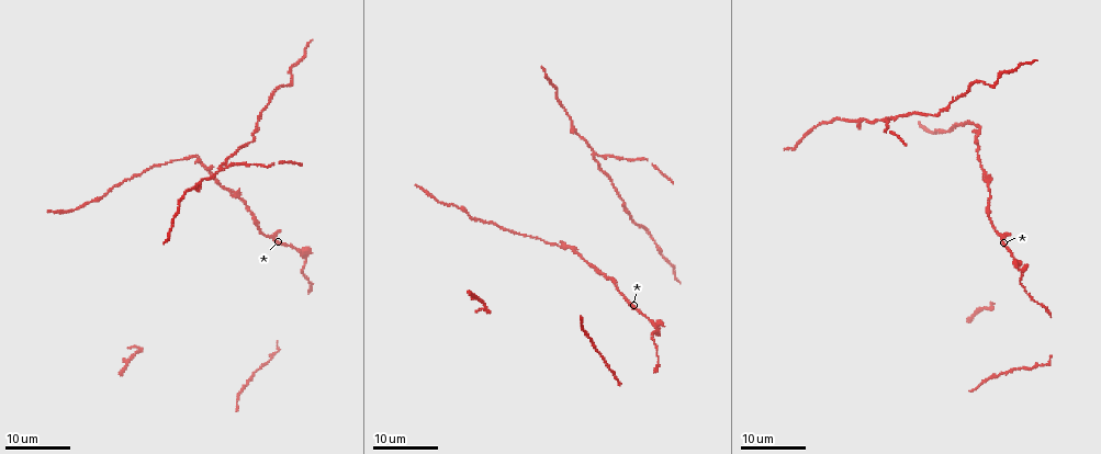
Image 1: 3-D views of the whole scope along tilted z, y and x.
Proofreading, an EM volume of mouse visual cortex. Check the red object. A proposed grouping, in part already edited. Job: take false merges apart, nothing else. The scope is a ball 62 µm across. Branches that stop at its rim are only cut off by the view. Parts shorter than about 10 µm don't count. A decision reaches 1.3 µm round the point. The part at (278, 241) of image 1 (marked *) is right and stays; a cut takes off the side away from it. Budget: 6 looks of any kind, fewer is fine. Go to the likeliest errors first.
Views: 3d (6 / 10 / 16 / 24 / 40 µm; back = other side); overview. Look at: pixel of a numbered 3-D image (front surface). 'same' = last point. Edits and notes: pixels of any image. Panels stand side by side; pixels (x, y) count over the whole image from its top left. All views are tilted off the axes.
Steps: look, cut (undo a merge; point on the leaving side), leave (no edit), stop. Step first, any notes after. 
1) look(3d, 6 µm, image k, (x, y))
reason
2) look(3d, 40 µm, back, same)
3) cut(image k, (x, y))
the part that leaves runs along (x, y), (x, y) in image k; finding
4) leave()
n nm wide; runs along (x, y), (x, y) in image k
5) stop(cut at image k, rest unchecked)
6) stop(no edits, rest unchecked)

look(3d, 16 µm, image 1, (599, 155))
arms part here

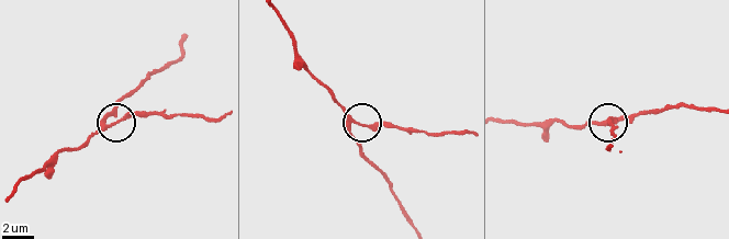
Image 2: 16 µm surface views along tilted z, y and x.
look(3d, 10 µm, image 2, (358, 121))
zoom in

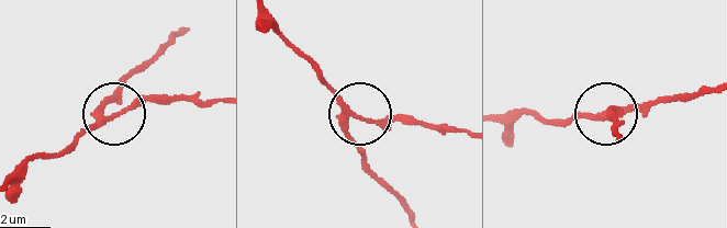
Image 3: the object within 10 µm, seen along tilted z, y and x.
leave()
one neuron here

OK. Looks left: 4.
look(3d, 16 µm, image 1, (1020, 270))

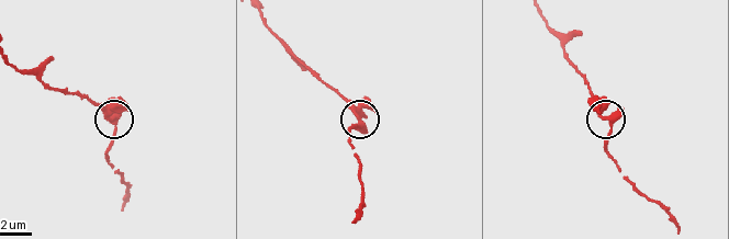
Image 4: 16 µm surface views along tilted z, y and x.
look(3d, 6 µm, image 4, (612, 121))

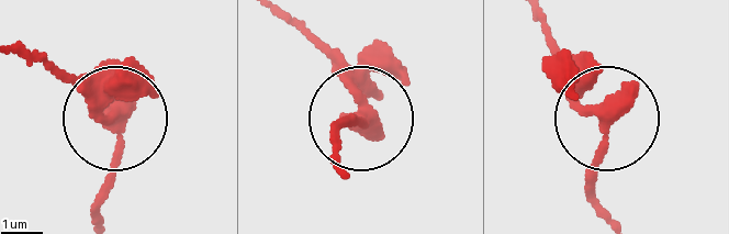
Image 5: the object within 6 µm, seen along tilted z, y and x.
look(3d, 6 µm, back, image 5, (117, 121))
from behind

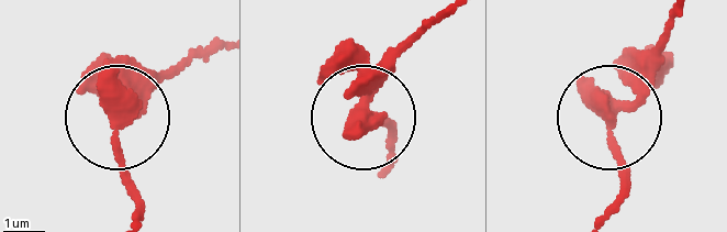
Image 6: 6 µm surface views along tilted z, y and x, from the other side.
leave()
runs along (680, 13), (655, 63), (610, 114), (625, 197) in image 6; one neuron here

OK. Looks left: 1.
stop(no edits, rest unchecked)

